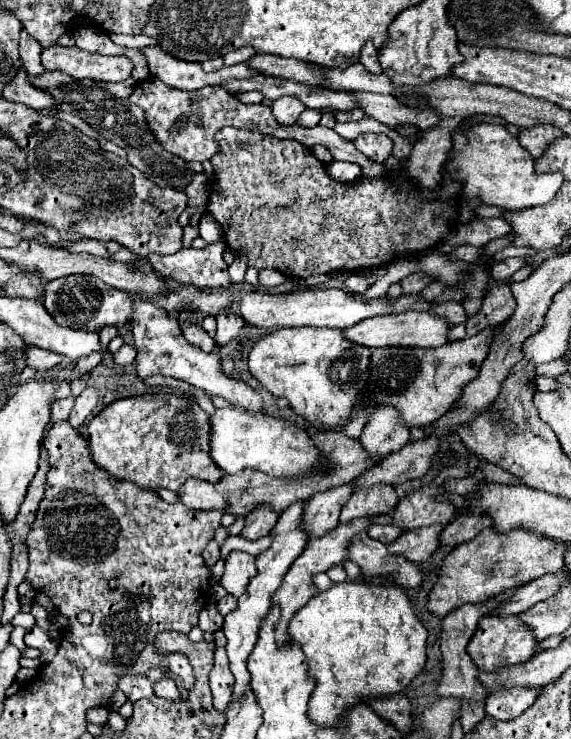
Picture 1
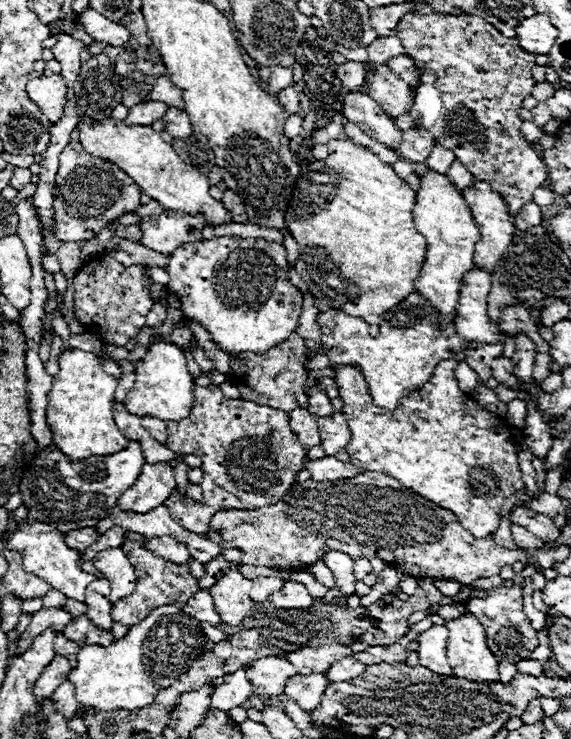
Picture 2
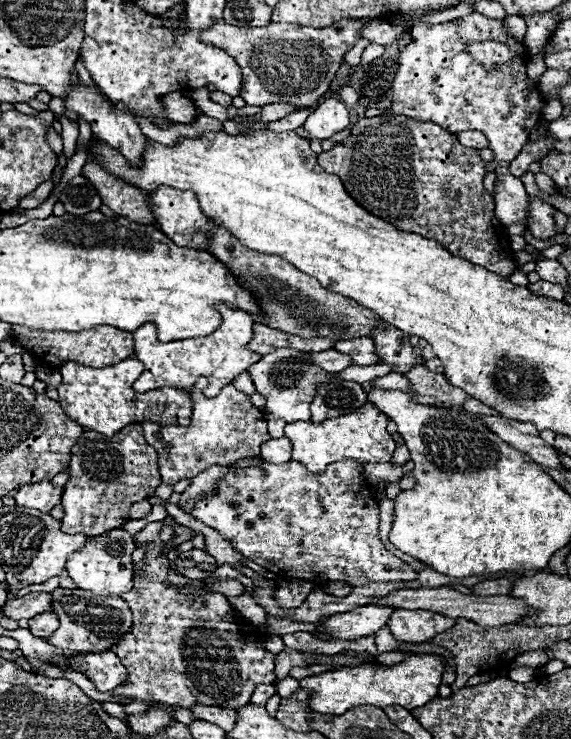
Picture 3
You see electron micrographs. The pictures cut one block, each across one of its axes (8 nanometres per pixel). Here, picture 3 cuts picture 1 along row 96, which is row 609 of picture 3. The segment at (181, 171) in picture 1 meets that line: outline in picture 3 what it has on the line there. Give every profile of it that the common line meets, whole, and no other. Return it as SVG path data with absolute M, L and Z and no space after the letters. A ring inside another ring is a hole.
M56 588L52 592L52 600L52 610L60 618L60 628L54 632L52 638L48 638L48 642L64 650L66 654L110 650L124 638L124 634L132 630L132 612L118 596L98 596L92 592L82 592L80 588Z

